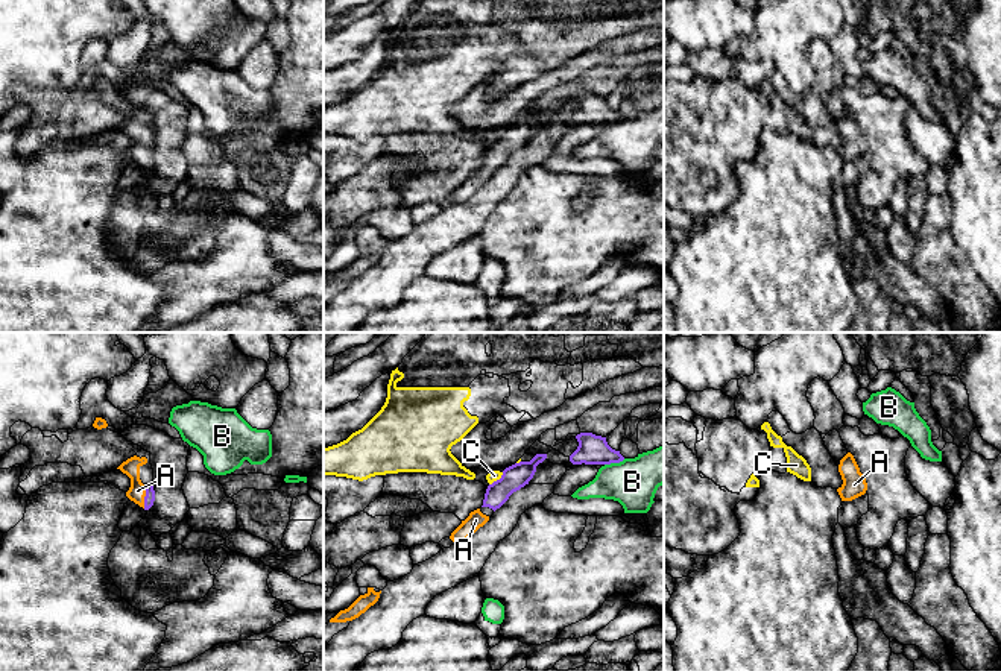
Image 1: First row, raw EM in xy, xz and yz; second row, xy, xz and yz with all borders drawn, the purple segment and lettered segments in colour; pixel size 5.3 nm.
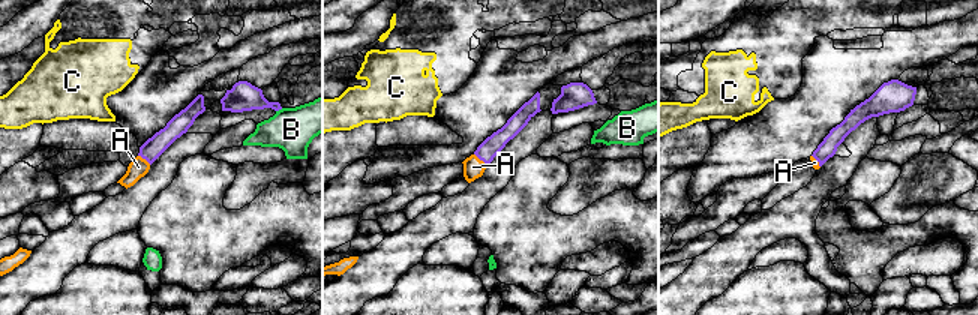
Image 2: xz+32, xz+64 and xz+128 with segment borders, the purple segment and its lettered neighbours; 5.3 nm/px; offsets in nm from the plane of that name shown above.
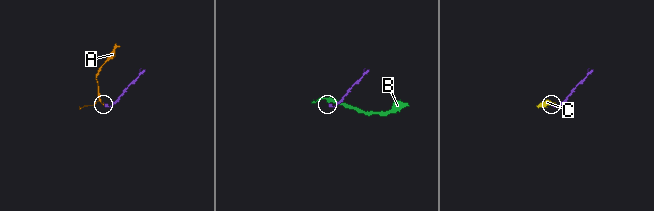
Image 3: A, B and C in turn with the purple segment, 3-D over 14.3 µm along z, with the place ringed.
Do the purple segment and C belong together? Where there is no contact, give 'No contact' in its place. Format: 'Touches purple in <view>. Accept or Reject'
Touches purple in xz. Reject

